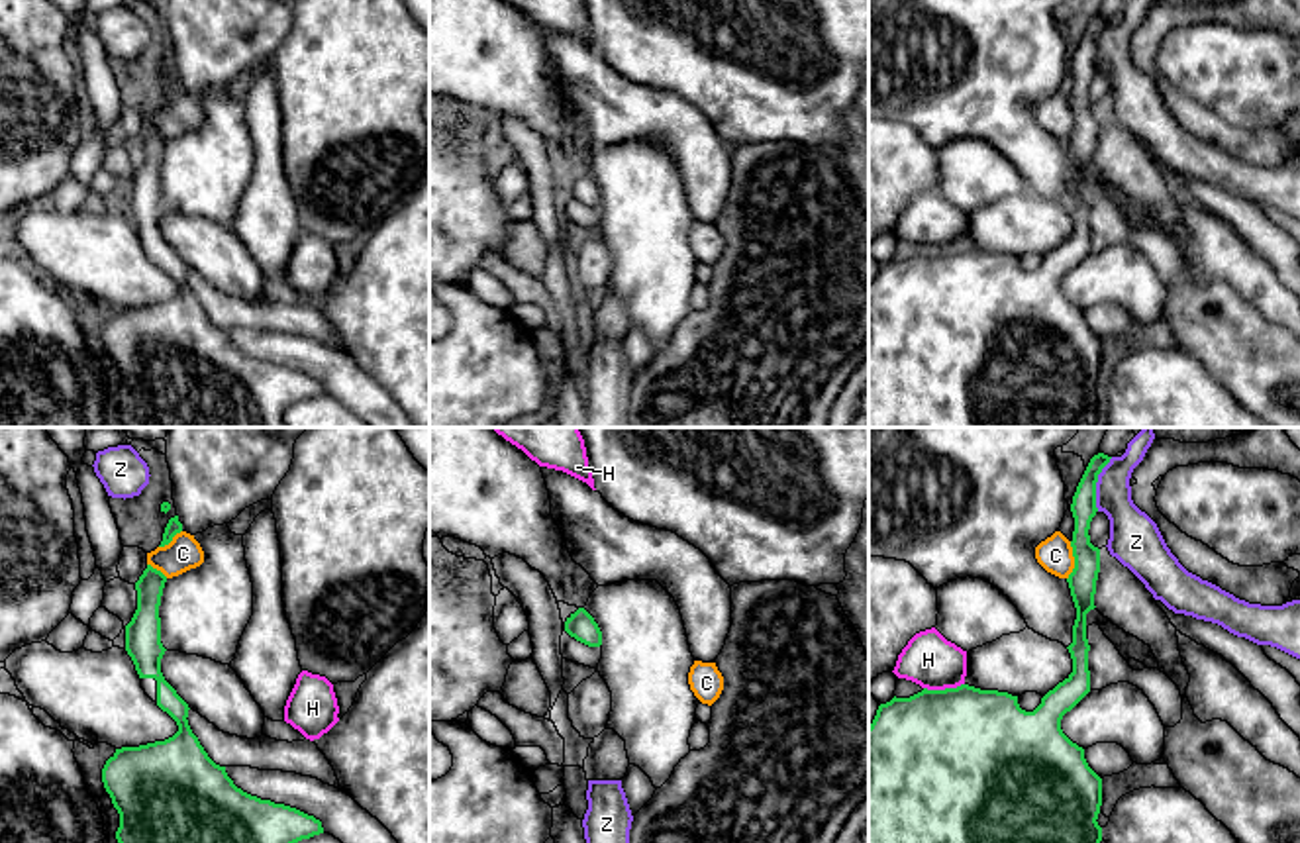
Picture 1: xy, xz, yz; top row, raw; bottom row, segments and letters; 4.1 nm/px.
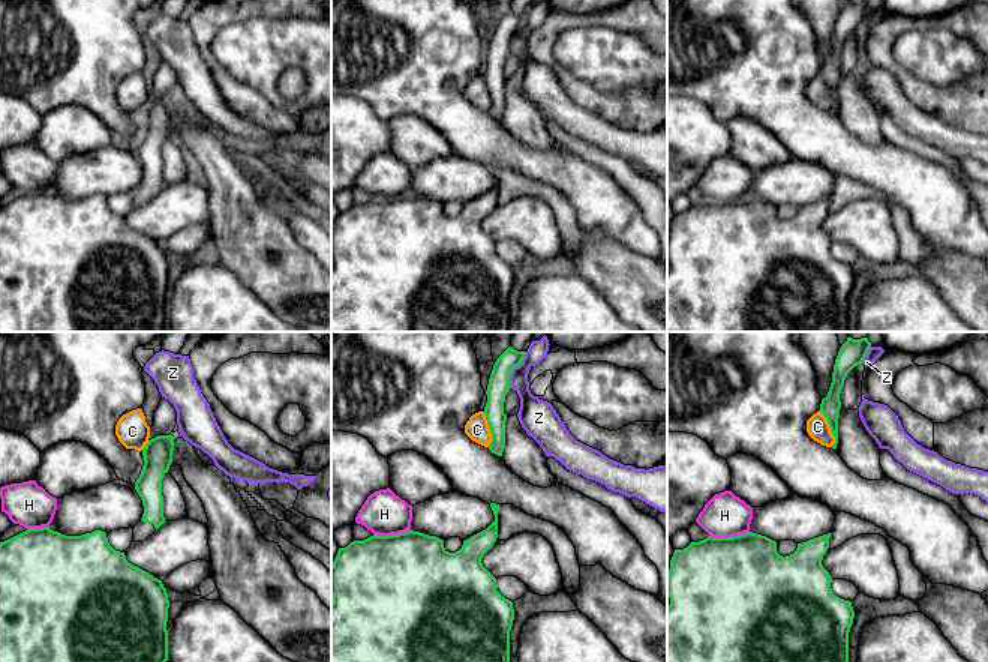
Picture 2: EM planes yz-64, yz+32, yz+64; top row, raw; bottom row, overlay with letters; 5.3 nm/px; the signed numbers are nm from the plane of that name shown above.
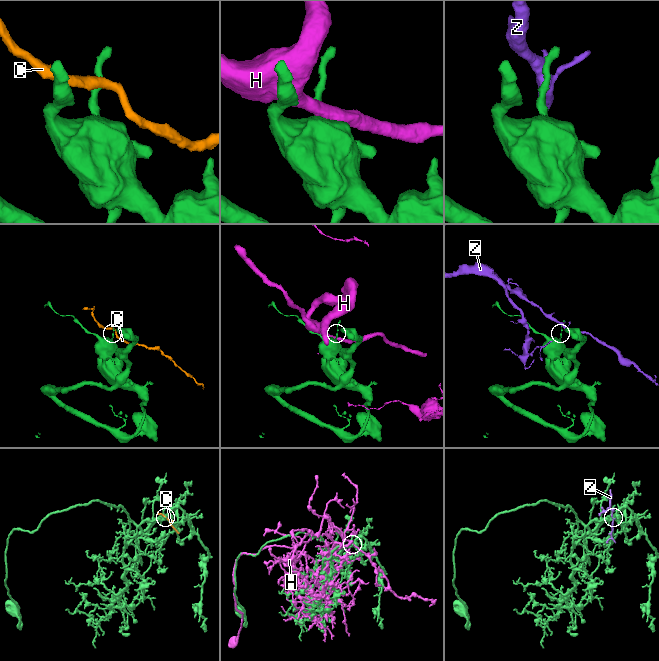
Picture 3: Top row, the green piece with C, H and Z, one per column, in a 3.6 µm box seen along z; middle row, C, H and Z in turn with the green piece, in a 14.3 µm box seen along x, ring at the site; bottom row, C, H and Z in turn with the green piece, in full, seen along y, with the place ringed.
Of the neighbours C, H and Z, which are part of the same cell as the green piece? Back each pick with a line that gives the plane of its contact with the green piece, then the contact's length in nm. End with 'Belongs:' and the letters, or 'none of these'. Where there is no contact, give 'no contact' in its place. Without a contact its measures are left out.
Belongs: none of these

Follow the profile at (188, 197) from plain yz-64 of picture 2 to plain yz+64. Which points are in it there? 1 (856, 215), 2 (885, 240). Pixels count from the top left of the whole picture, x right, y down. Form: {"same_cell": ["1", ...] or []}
{"same_cell": ["1", "2"]}

